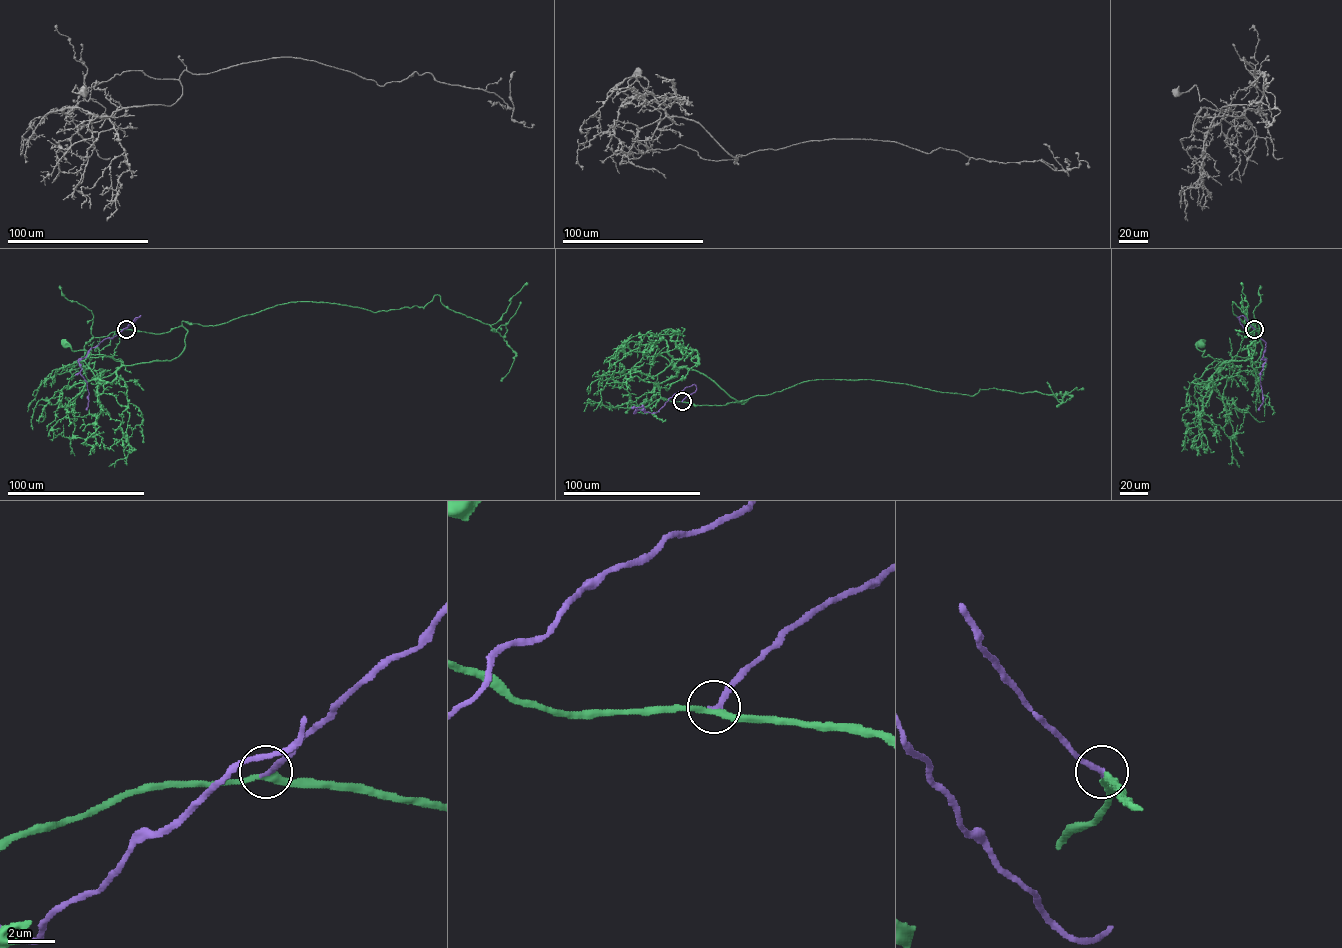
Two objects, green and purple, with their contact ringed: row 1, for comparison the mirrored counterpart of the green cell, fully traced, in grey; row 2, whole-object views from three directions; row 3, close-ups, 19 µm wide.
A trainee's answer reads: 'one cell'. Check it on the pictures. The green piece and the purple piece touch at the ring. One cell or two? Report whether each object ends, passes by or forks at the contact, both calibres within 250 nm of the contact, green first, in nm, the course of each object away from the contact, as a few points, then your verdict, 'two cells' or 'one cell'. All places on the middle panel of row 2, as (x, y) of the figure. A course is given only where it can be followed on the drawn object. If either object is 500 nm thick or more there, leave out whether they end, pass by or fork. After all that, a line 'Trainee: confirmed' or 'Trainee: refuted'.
green passes by; purple ends; calibres 260 and 260 nm; course green (682, 401), (743, 401), (698, 371), (678, 371), (664, 357), (626, 343), (622, 348); course purple (682, 401), (696, 390), (694, 384), (675, 393), (656, 412), (634, 412), (638, 407), (644, 410), (642, 405); one cell
Trainee: confirmed

